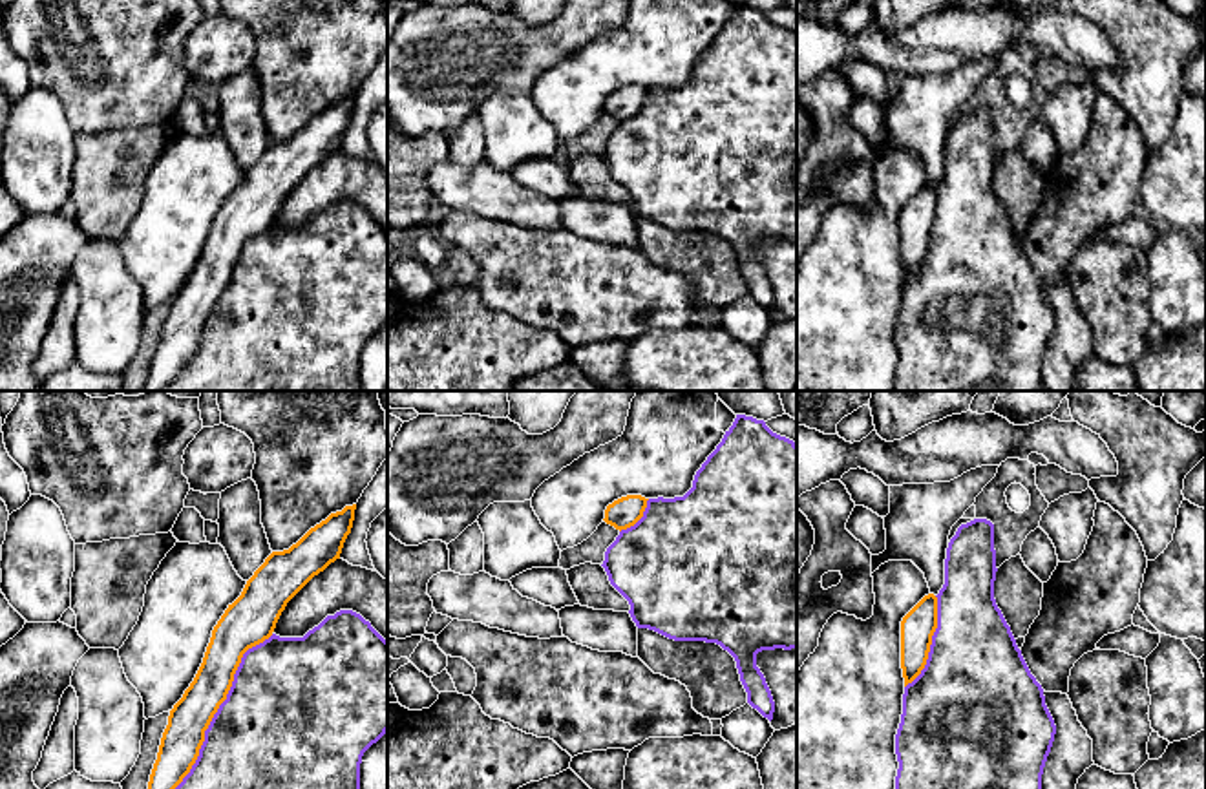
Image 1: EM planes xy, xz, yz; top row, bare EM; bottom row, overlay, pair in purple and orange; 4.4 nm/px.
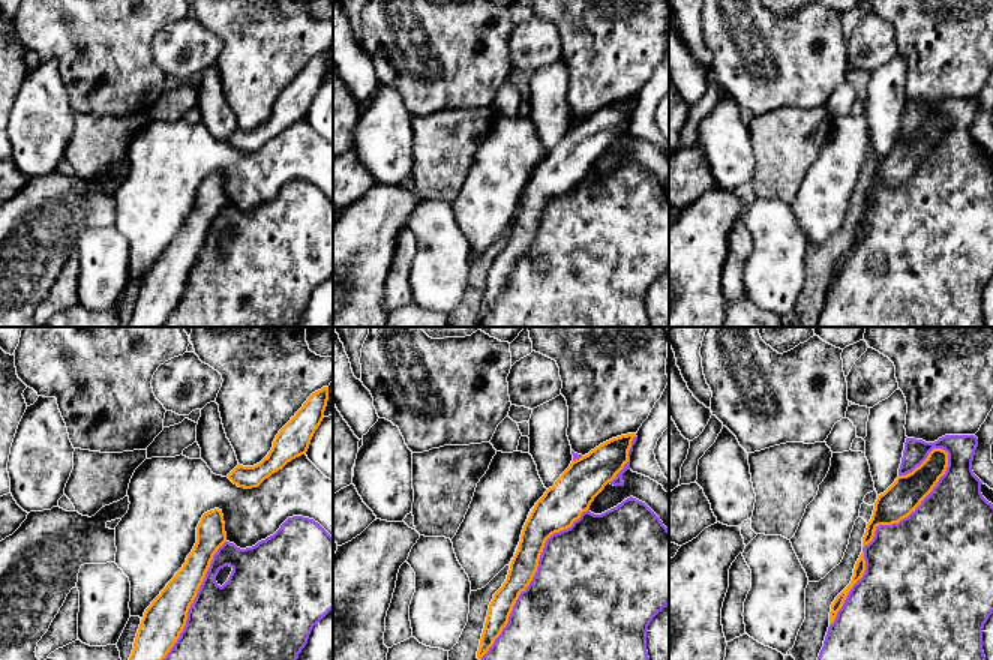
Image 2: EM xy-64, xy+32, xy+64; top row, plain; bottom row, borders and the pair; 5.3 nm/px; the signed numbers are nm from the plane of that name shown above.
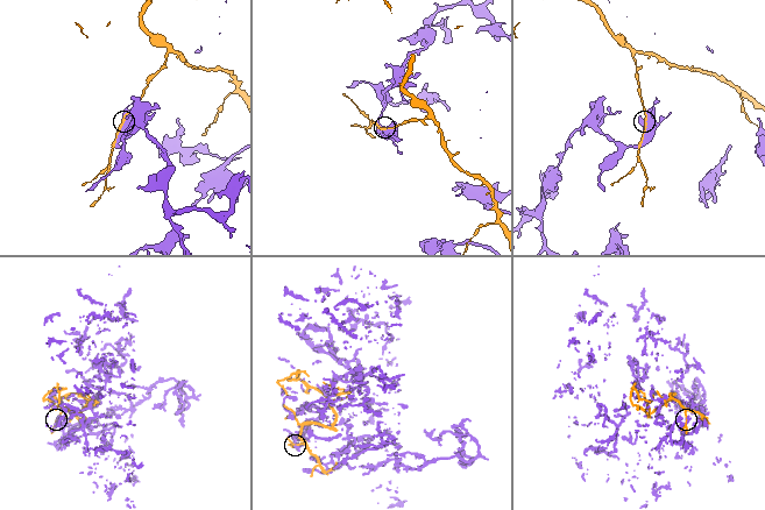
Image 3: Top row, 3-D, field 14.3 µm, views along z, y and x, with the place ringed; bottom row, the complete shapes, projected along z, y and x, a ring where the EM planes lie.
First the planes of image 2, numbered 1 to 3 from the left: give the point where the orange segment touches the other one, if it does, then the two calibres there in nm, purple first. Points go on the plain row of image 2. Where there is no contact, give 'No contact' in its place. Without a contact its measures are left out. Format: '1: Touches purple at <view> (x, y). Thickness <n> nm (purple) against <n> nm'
1: Touches purple at xy-64 (194, 266). Thickness 480 nm (purple) against 220 nm
2: Touches purple at xy+32 (533, 243). Thickness 500 nm (purple) against 140 nm
3: Touches purple at xy+64 (876, 192). Thickness 440 nm (purple) against 180 nm

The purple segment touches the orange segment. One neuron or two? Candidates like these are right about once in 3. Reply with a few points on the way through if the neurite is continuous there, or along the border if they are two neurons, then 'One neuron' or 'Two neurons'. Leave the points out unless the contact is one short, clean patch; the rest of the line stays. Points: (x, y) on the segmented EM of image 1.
Two neurons

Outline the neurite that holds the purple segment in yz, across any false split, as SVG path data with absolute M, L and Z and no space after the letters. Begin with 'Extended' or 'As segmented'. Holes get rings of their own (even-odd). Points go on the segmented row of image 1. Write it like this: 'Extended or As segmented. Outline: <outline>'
As segmented. Outline: M961 524L947 548L926 665L903 694L895 789L1042 789L1056 725L996 605L996 572L994 524Z

